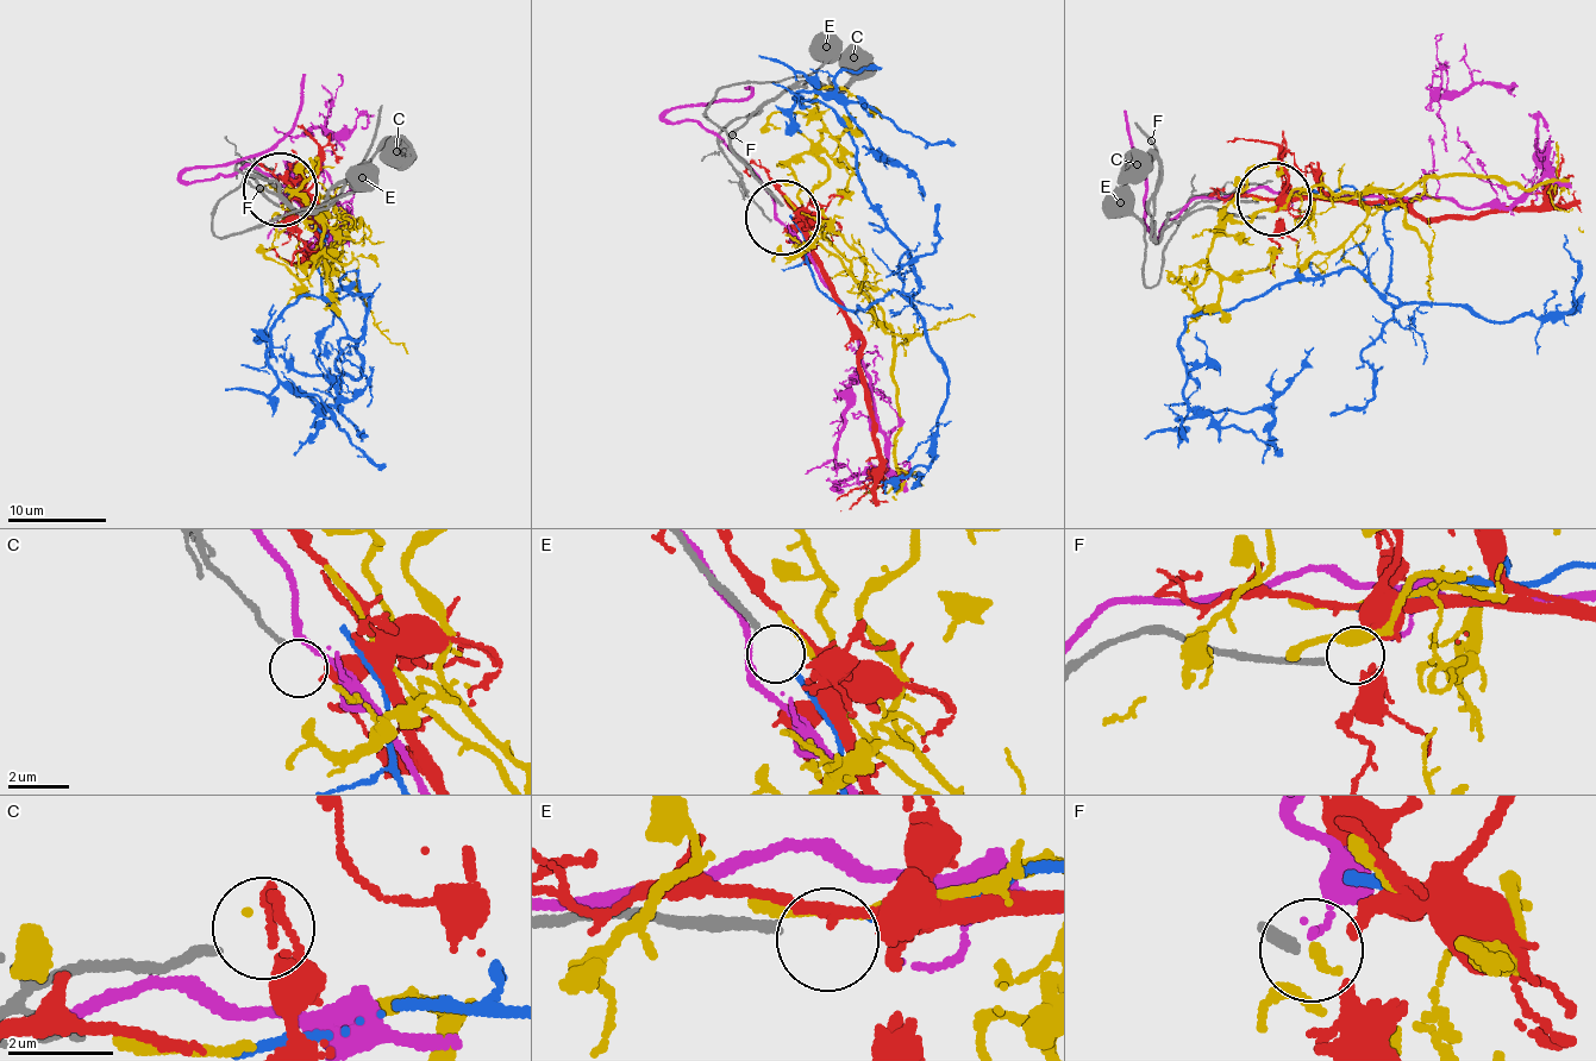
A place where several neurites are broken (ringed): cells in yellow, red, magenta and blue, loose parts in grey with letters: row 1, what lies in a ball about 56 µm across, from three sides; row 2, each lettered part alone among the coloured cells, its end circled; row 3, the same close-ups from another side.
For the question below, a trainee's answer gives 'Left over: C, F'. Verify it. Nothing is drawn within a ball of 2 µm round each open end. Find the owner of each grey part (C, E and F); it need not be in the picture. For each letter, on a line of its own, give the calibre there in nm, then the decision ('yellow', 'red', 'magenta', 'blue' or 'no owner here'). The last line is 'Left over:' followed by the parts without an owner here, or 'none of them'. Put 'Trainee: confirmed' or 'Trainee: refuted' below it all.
C: 160 nm | no owner here
E: 190 nm | blue
F: 240 nm | no owner here
Left over: C, F
Trainee: confirmed

